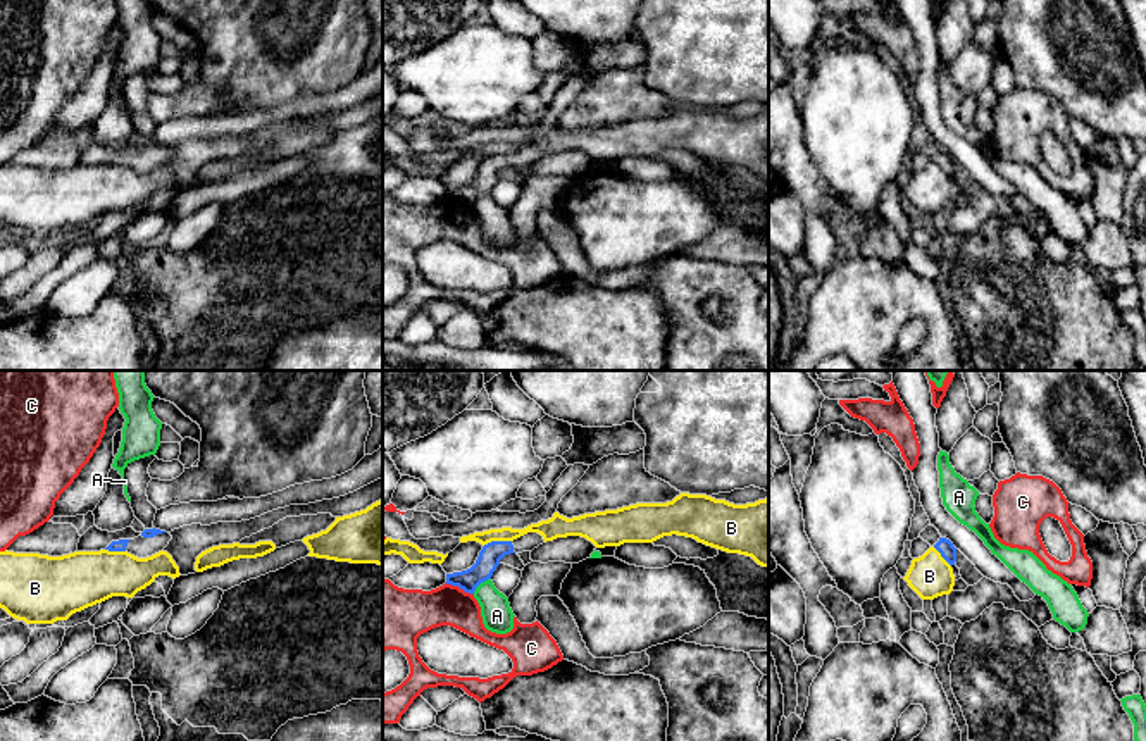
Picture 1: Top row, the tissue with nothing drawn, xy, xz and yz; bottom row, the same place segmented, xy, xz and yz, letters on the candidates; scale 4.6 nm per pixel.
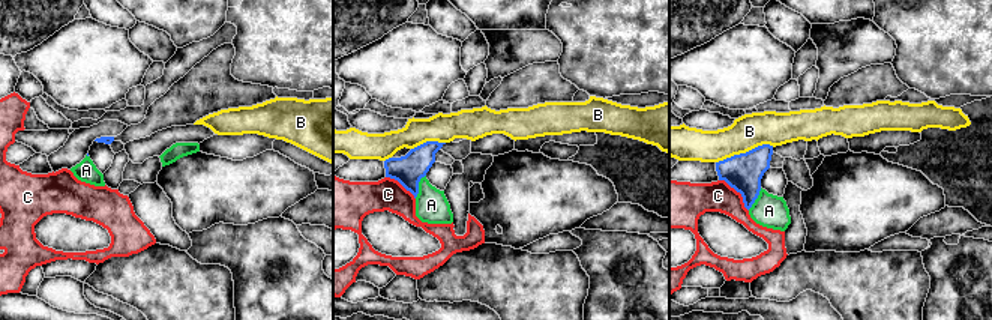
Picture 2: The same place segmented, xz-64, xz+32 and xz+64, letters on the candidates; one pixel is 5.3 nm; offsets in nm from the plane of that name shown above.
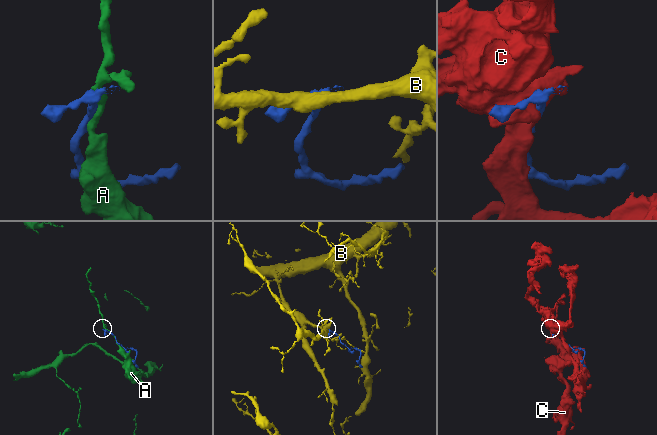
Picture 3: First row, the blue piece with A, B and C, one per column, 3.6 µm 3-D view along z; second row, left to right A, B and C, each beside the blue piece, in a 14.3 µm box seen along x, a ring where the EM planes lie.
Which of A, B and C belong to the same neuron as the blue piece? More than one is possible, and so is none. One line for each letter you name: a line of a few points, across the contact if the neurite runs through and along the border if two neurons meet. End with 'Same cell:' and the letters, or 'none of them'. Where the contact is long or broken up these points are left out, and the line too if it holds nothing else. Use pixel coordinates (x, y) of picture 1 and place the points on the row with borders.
Same cell: none of them

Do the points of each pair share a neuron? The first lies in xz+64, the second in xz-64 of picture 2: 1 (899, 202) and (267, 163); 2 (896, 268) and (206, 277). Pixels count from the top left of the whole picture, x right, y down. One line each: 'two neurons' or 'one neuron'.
1: one neuron
2: one neuron

